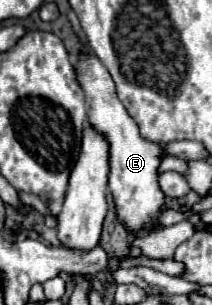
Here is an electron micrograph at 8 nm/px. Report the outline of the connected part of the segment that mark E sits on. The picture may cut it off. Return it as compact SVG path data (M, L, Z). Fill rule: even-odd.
M79 51L75 63L75 79L83 89L85 101L89 105L91 127L105 137L109 143L109 187L117 203L117 215L129 231L139 231L151 223L165 205L165 195L157 183L157 167L161 163L157 143L145 141L133 117L127 113L123 103L117 99L115 83L103 63L89 51Z

